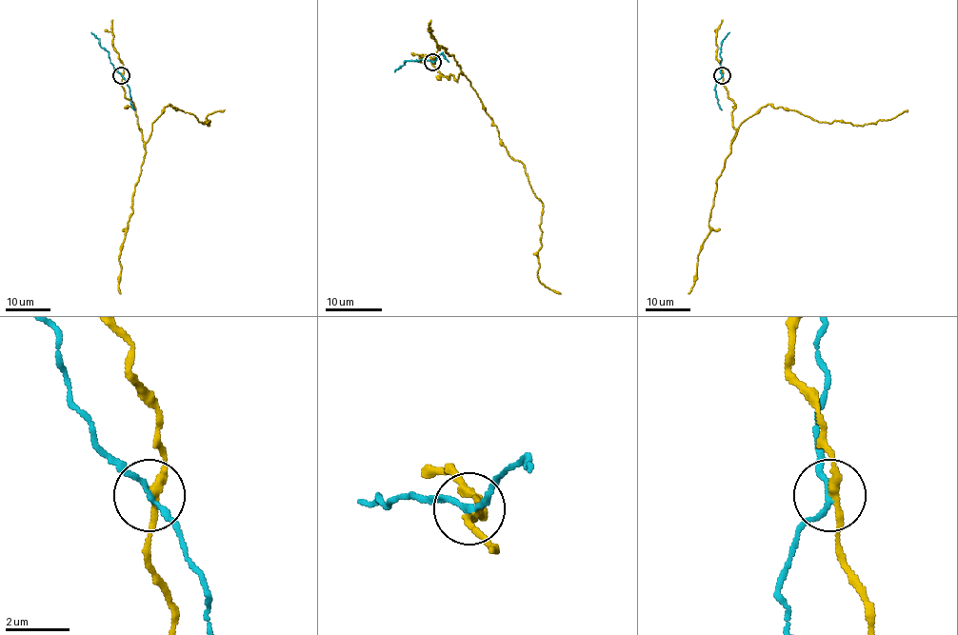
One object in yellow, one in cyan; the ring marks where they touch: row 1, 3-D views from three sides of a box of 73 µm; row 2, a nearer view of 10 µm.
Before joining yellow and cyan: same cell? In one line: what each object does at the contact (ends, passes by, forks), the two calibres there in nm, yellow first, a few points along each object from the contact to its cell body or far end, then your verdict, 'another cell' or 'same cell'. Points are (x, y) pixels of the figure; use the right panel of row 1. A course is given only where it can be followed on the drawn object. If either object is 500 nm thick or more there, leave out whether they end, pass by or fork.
yellow passes by | cyan passes by | 240/170 nm | yellow via (721, 75), (736, 106), (731, 142), (740, 125), (768, 105), (819, 121), (863, 126), (908, 109) | cyan via (721, 75), (721, 41), (729, 32) | another cell

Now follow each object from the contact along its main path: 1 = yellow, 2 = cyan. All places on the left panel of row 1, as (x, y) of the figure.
1: (121, 75), (146, 142), (151, 125), (169, 105), (199, 121), (209, 121), (209, 126), (206, 118), (225, 109)
2: (121, 75), (109, 62), (109, 52), (90, 32)

